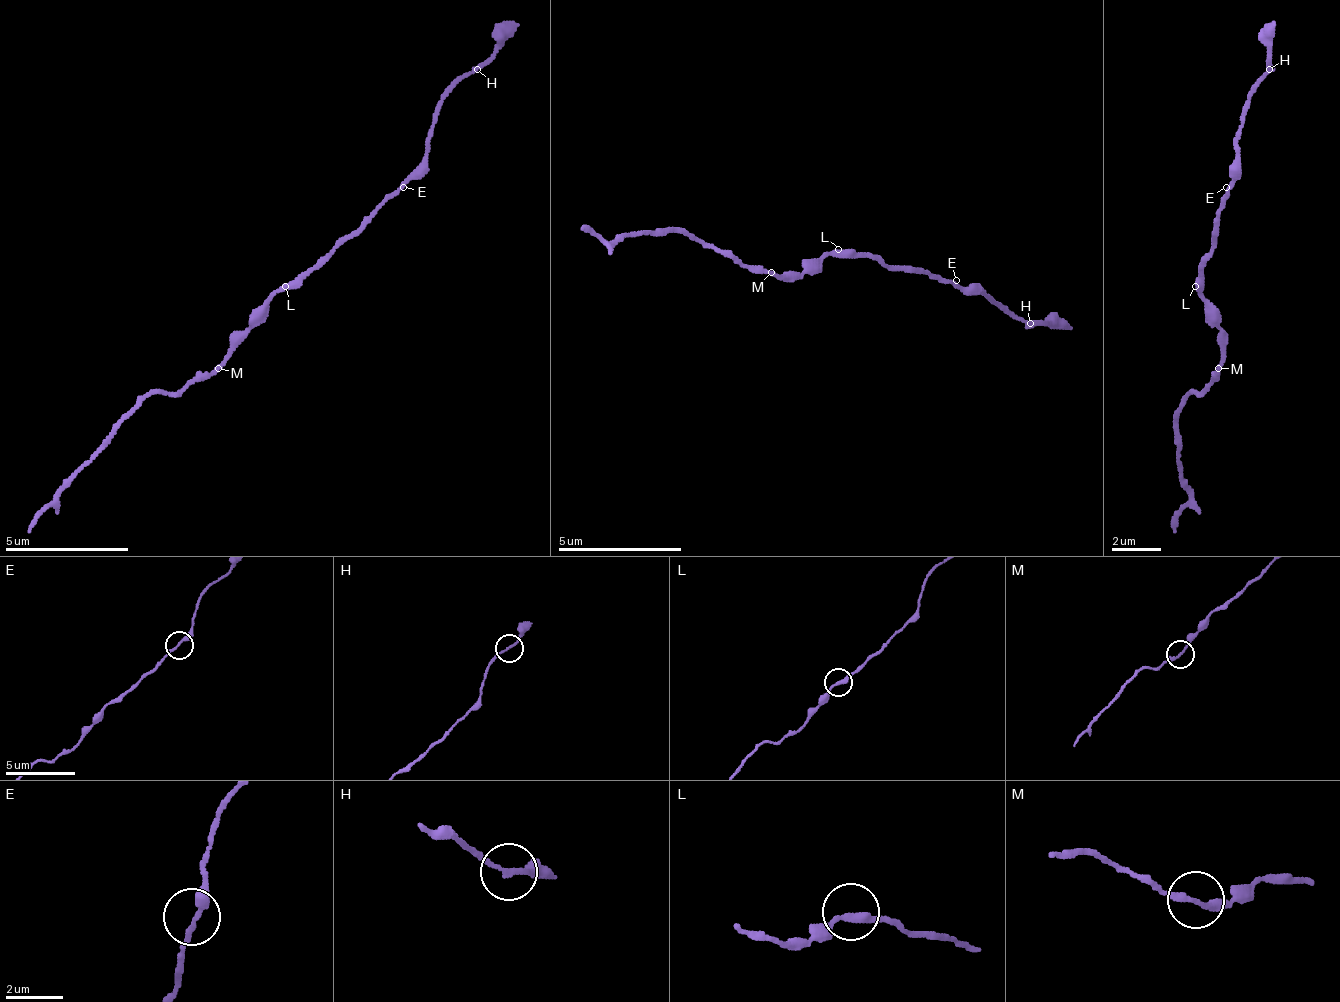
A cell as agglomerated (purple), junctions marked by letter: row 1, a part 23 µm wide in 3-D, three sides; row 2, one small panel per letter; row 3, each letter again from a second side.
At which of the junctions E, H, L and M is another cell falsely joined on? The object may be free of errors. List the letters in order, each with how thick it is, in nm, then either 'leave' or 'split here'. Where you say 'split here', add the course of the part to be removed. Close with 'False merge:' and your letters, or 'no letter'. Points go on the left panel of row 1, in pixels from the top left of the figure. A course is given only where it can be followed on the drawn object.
E: 190 nm thick; leave
H: 160 nm thick; leave
L: 260 nm thick; leave
M: 190 nm thick; split here; foreign part runs (217, 366), (179, 391), (155, 391), (61, 491), (30, 534)
False merge: M

